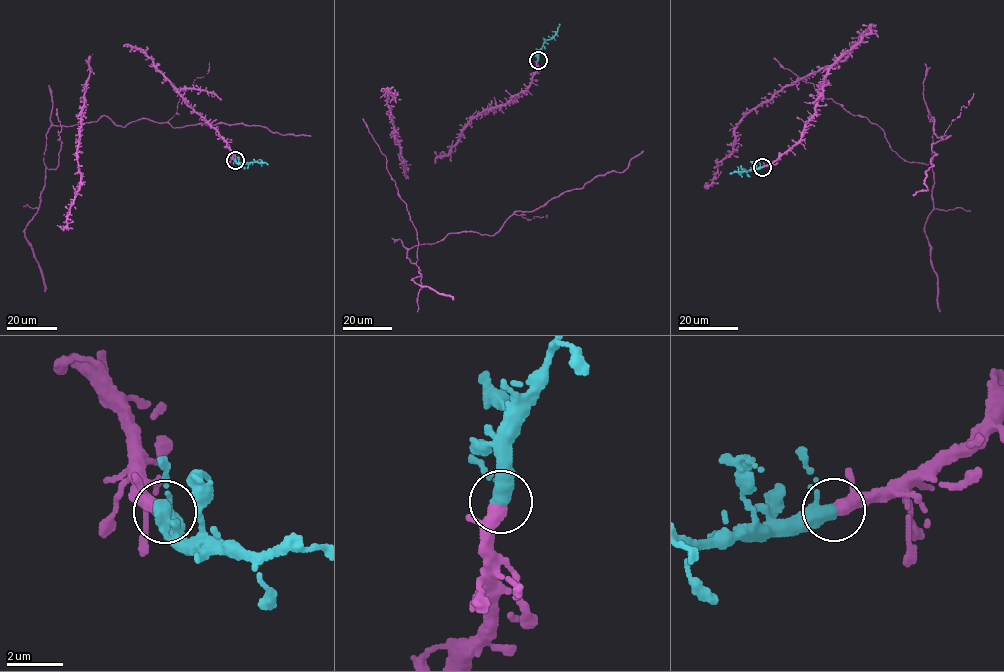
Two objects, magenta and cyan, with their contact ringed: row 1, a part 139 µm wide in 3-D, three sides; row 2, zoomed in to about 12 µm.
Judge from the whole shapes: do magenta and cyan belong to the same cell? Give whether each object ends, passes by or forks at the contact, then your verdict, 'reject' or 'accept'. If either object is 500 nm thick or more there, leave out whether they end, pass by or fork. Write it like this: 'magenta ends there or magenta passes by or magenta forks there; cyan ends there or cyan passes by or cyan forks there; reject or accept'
magenta passes by; cyan passes by; accept

